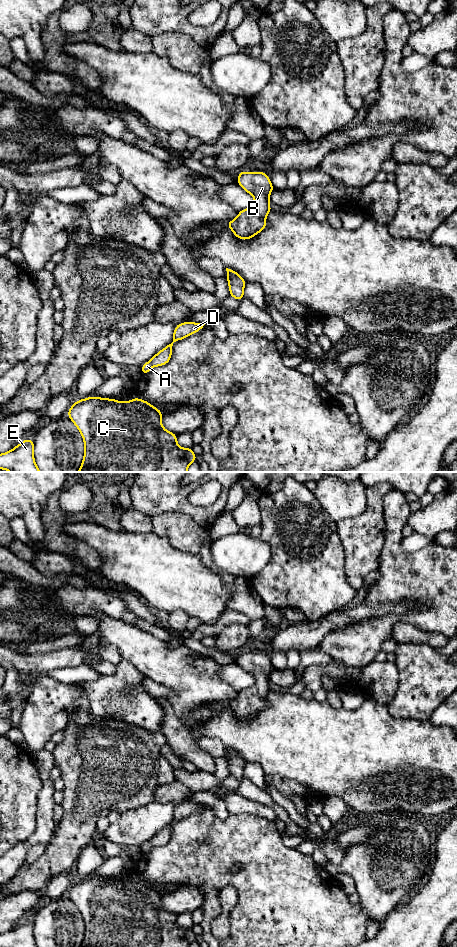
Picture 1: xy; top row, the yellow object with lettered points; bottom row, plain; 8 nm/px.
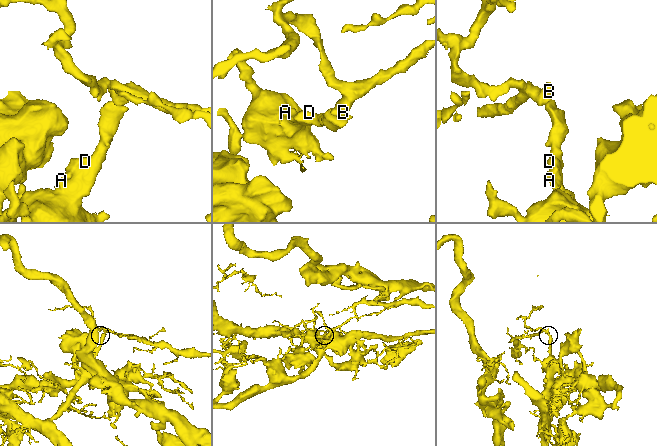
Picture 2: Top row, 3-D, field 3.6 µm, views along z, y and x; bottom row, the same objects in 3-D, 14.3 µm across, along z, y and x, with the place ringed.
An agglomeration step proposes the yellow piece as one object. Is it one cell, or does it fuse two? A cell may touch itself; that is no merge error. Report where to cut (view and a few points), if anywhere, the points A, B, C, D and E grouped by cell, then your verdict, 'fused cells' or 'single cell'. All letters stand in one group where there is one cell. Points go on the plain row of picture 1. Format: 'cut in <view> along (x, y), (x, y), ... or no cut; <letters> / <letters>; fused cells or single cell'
no cut; A B C D E; single cell

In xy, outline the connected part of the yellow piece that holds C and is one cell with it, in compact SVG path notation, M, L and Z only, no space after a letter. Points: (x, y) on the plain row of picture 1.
M90 876L76 881L67 895L81 912L85 931L81 947L189 947L198 938L192 928L182 928L177 924L177 915L162 906L163 893L149 882L133 878L121 882L113 878Z

